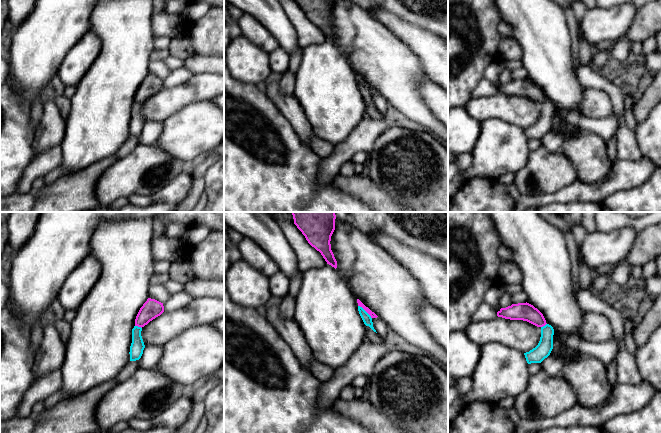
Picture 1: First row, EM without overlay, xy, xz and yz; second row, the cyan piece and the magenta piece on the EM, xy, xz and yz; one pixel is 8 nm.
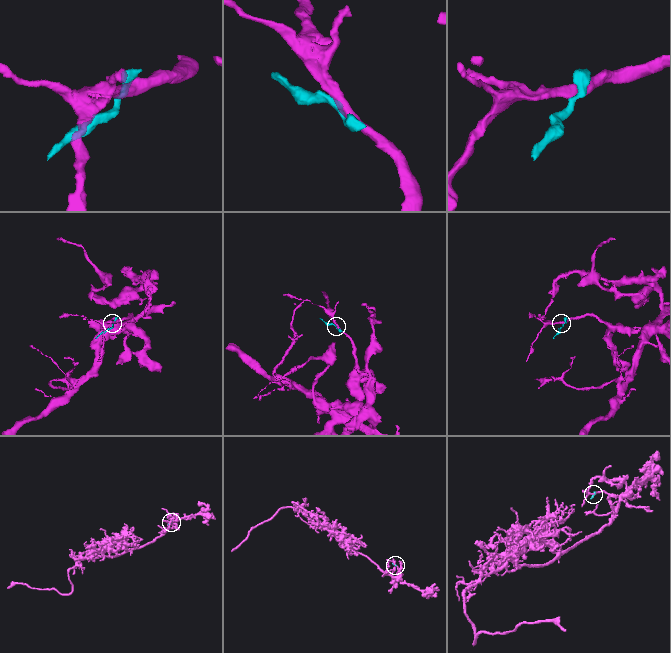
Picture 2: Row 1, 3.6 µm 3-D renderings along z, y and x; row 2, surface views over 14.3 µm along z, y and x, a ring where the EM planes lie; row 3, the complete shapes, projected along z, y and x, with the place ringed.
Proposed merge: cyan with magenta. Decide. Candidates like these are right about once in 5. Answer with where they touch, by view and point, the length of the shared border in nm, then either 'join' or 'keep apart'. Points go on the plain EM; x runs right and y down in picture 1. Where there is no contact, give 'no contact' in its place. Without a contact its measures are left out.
xz (365, 87) | 160 nm | keep apart

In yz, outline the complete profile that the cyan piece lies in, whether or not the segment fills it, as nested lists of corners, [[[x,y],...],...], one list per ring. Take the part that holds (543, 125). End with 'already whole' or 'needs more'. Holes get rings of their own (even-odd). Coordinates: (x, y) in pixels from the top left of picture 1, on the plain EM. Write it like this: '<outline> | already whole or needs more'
[[[546,100],[541,103],[541,113],[538,121],[529,128],[524,129],[528,140],[541,139],[550,131],[553,125],[553,111],[554,105],[551,101]]] | already whole

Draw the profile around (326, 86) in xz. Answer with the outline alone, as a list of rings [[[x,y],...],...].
[[[329,40],[302,49],[293,96],[301,104],[314,135],[334,146],[343,142],[366,114],[357,75],[337,46]]]

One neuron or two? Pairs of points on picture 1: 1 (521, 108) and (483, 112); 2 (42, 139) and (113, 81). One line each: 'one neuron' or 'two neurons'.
1: one neuron
2: two neurons

